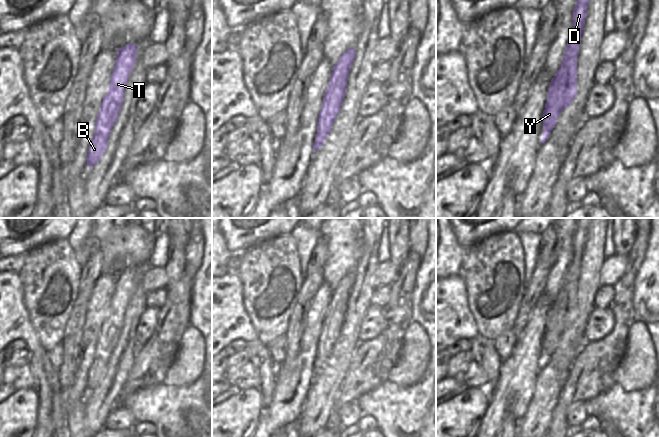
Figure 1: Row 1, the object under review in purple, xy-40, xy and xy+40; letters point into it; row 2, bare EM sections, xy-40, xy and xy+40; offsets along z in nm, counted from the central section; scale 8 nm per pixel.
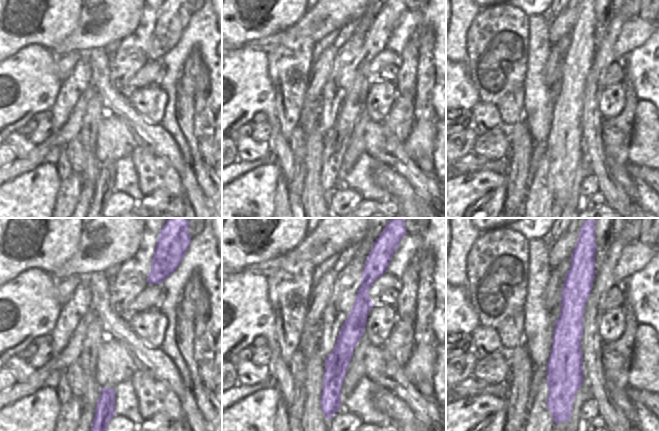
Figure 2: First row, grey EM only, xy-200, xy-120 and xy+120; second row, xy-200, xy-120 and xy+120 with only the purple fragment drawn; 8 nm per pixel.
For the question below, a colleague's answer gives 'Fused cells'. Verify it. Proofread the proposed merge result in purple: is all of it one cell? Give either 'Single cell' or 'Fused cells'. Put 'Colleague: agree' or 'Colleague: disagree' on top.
Colleague: agree
Fused cells

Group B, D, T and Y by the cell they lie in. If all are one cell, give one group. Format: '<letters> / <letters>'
B T Y / D

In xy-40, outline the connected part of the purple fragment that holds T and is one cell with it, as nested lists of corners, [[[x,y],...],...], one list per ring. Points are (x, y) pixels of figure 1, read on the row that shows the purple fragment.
[[[128,44],[117,51],[109,89],[101,103],[95,123],[95,133],[87,153],[87,165],[95,166],[107,149],[111,129],[121,111],[125,87],[137,59],[137,44]]]

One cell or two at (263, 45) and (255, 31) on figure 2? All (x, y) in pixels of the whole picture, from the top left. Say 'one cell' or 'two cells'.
two cells

